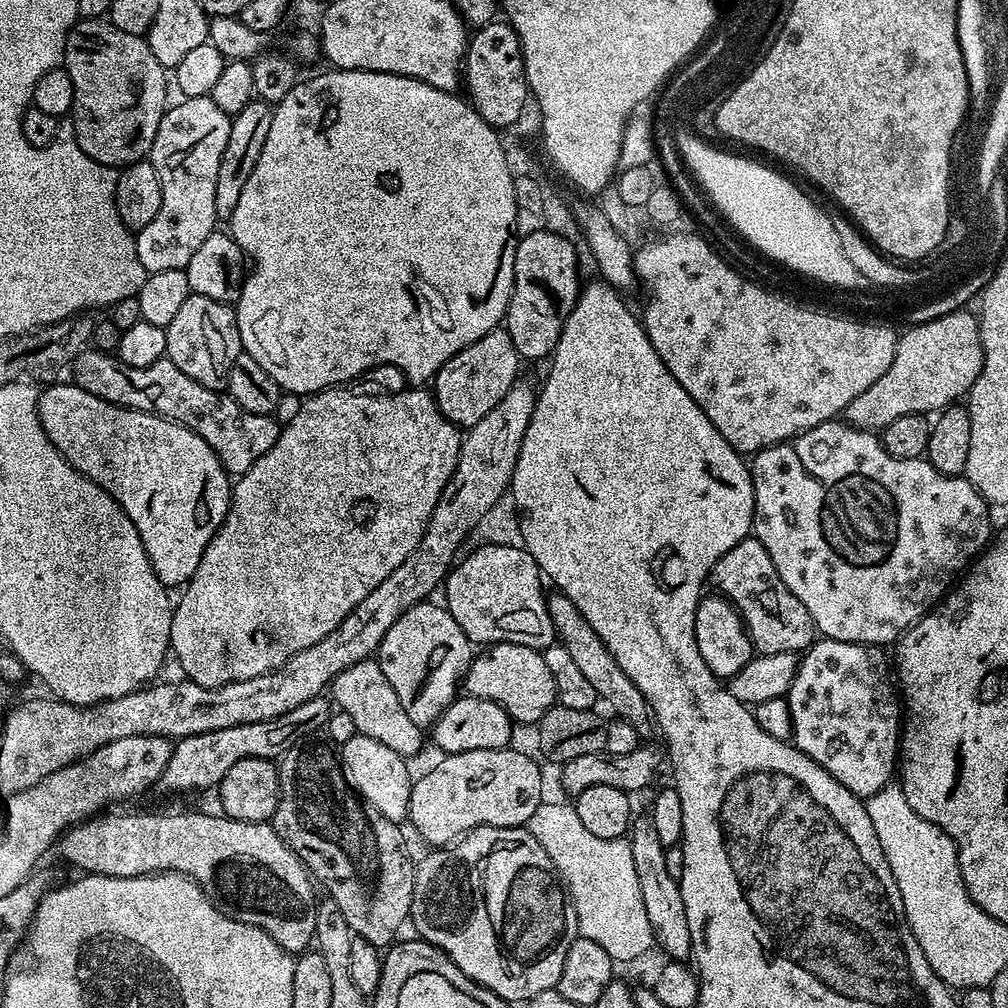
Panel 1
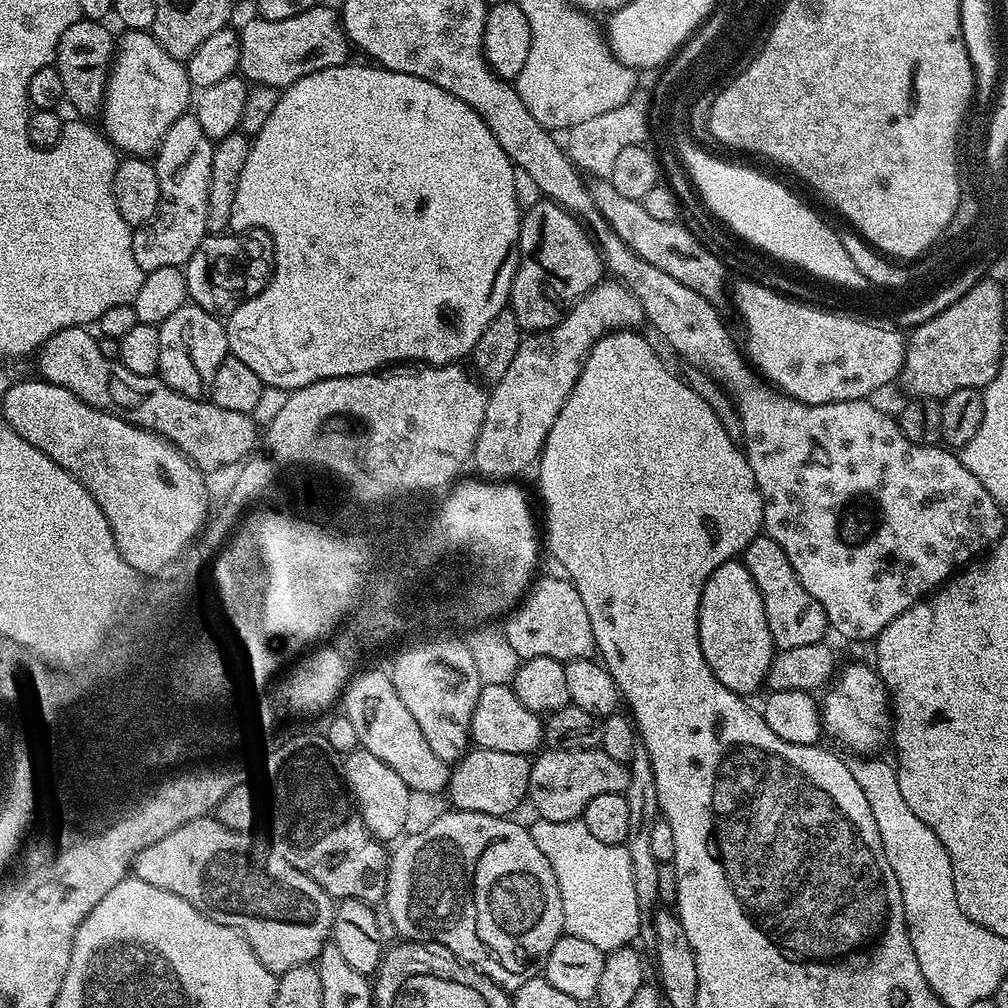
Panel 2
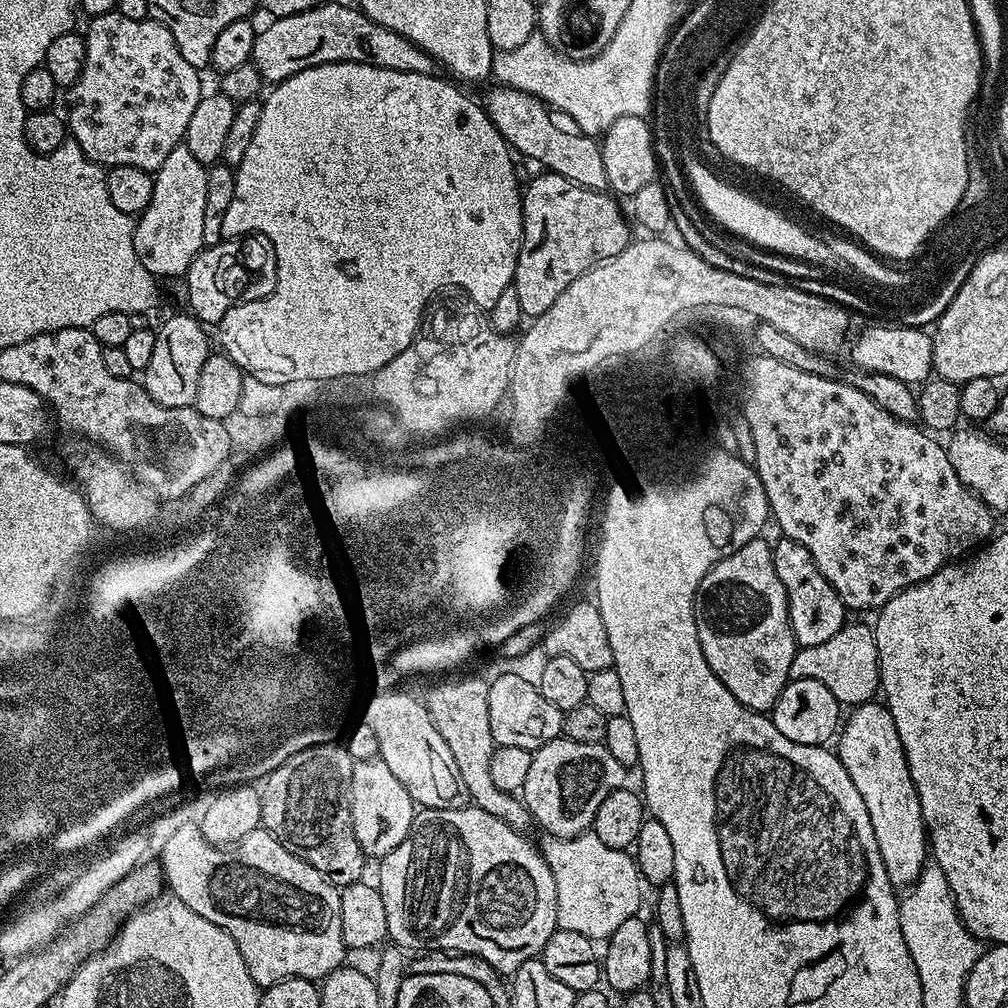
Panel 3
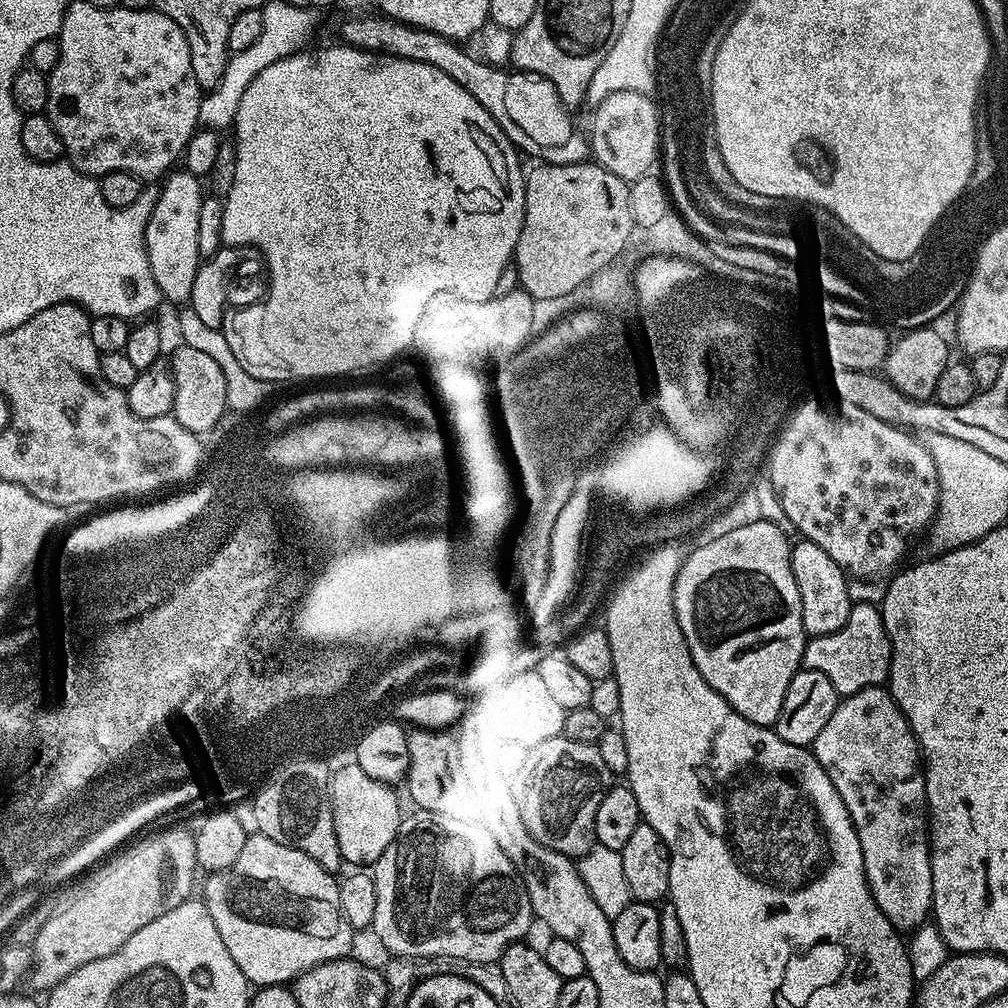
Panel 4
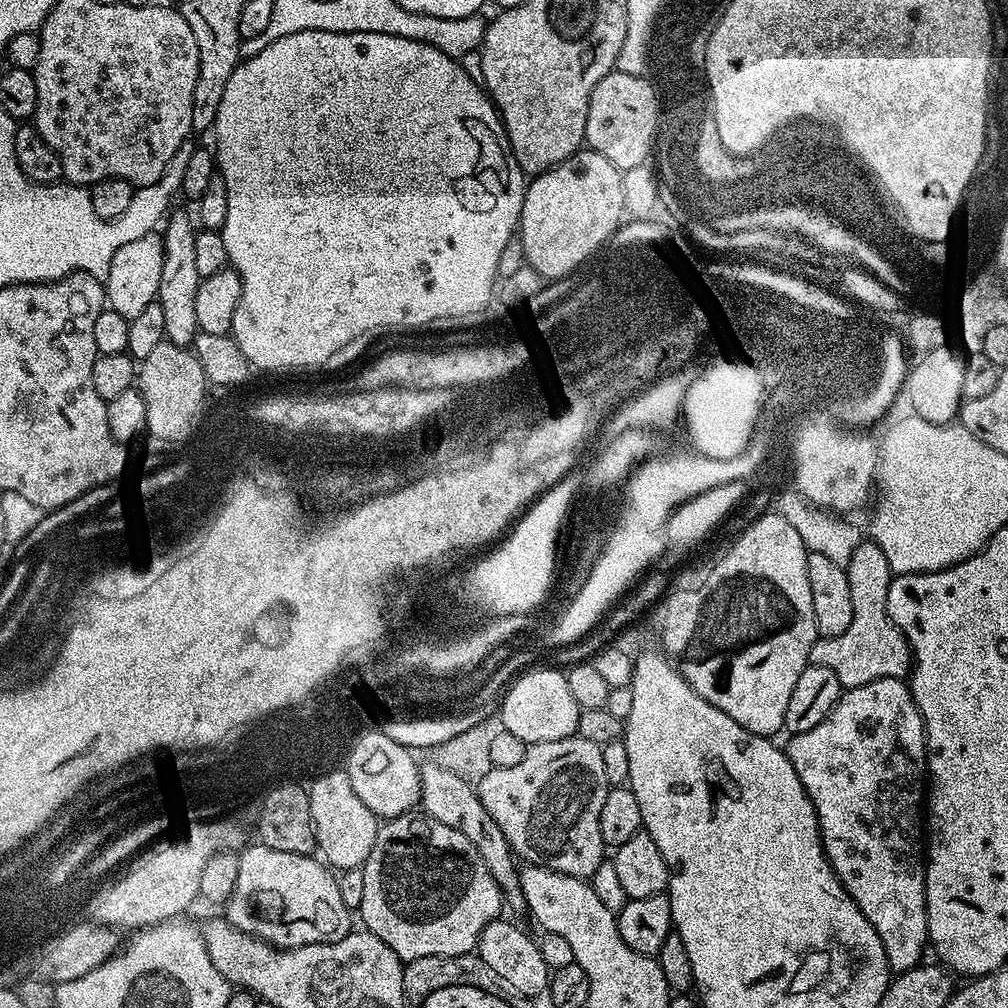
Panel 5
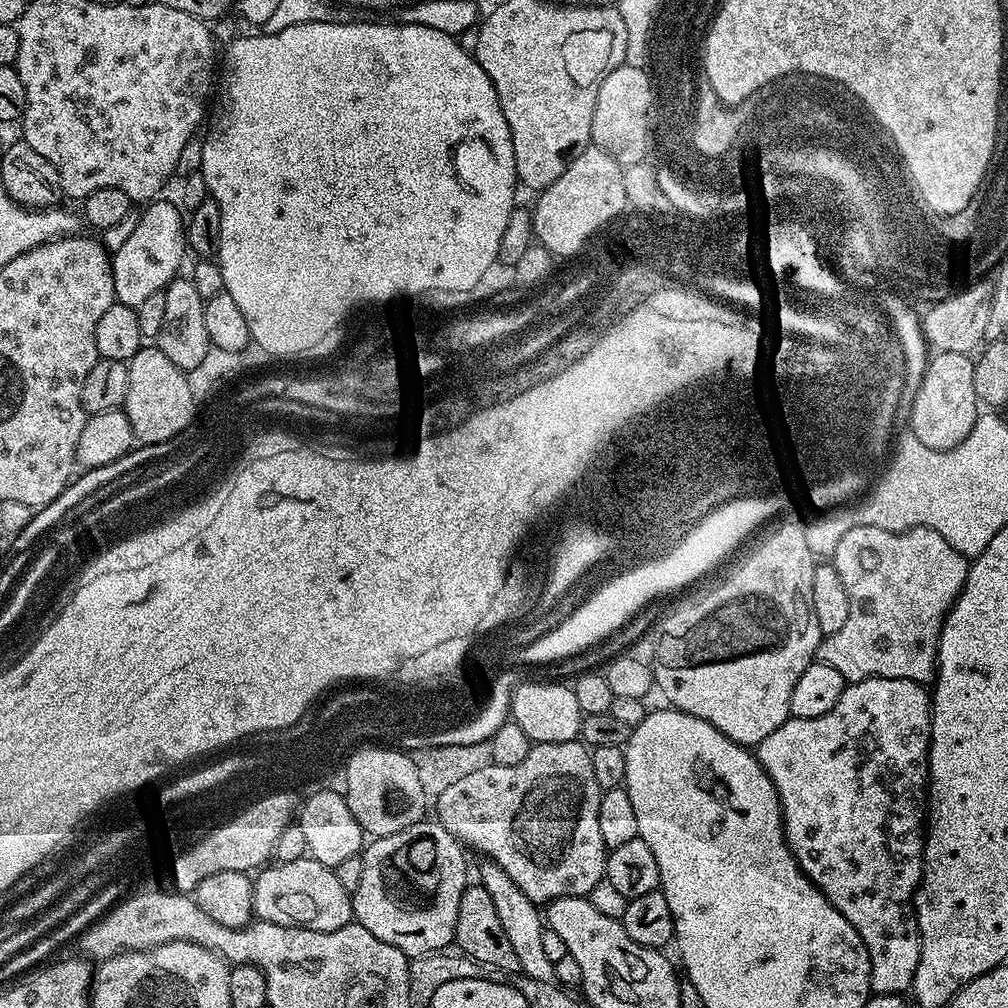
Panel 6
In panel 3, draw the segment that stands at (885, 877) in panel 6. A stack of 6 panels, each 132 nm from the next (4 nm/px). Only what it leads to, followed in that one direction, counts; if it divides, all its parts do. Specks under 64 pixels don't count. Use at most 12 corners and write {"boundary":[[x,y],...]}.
{"boundary":[[855,705],[834,751],[858,786],[893,888],[930,856],[887,706]]}

